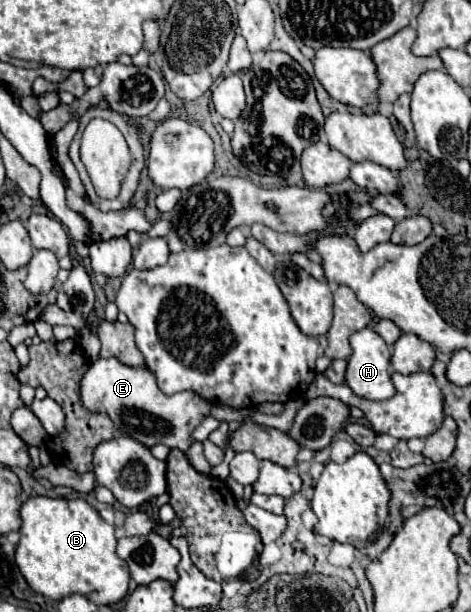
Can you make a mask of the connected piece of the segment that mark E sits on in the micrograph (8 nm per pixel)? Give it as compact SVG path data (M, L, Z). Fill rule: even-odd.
M96 359L80 383L80 399L88 411L108 413L114 425L146 447L166 445L186 451L194 439L192 431L210 415L212 403L194 391L166 395L158 389L154 373L146 367L128 367L118 359Z

